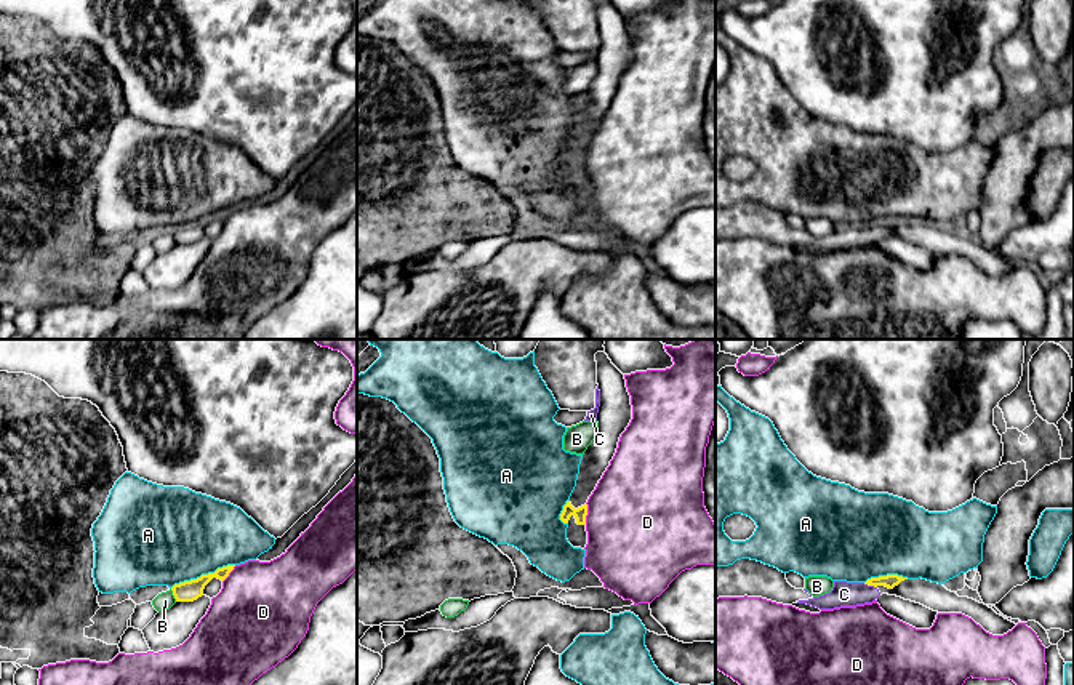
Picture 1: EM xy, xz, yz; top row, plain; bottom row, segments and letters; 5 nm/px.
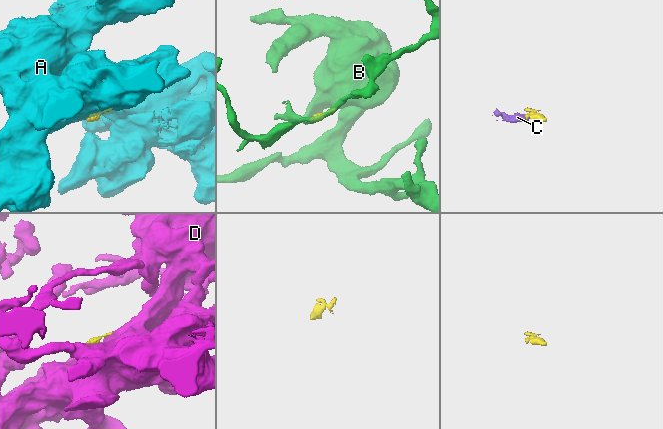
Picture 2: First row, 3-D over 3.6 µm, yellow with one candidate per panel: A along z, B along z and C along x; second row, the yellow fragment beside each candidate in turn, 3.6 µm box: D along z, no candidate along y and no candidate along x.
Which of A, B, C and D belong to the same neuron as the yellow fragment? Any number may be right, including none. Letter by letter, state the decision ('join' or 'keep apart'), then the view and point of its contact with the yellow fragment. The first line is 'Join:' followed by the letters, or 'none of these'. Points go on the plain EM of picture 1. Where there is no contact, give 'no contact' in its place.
Join: C
A: keep apart; meets yellow in xy at (202, 216)
B: keep apart; meets yellow in xy at (173, 236)
C: join; meets yellow in yz at (869, 226)
D: keep apart; meets yellow in xz at (586, 156)

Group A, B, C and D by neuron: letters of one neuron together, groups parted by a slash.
A / B / C / D

